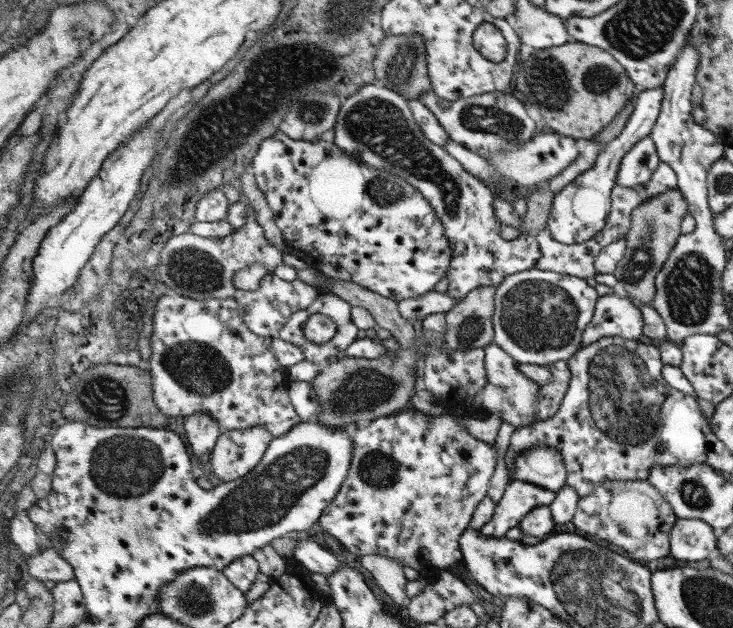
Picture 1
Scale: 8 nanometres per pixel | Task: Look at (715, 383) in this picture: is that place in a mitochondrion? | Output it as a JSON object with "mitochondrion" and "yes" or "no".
{"mitochondrion":"no"}

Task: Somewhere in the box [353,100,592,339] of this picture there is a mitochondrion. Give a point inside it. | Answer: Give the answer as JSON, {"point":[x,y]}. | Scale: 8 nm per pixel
{"point":[489,119]}

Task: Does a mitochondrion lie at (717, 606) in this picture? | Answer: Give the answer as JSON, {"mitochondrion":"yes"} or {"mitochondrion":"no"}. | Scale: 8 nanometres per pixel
{"mitochondrion":"yes"}

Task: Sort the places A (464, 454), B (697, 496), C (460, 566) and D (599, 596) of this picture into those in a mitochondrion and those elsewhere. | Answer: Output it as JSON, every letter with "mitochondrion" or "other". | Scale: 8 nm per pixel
{"A":"other","B":"mitochondrion","C":"other","D":"mitochondrion"}

